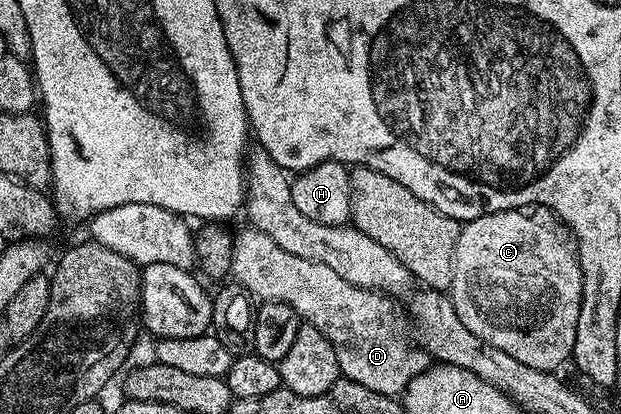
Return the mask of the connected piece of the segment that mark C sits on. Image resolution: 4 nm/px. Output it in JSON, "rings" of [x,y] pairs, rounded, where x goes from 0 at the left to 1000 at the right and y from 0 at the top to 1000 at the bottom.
{"rings":[[[853,500],[850,507],[820,502],[813,512],[792,512],[783,522],[773,522],[763,531],[750,531],[742,541],[739,585],[733,585],[733,614],[729,616],[729,693],[726,722],[733,739],[733,758],[739,758],[739,778],[758,797],[758,807],[778,816],[778,826],[791,826],[804,845],[823,855],[842,884],[855,884],[862,894],[895,901],[897,886],[908,870],[915,872],[923,855],[923,838],[929,824],[929,790],[932,787],[932,754],[937,744],[939,720],[939,662],[936,659],[934,626],[929,618],[929,592],[923,577],[923,563],[916,548],[895,522],[884,502]]]}

